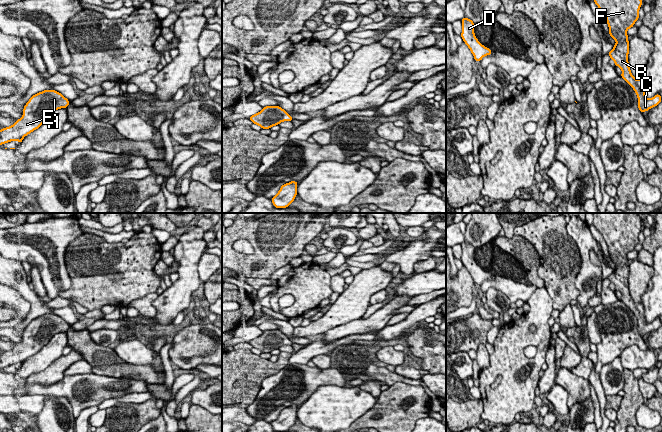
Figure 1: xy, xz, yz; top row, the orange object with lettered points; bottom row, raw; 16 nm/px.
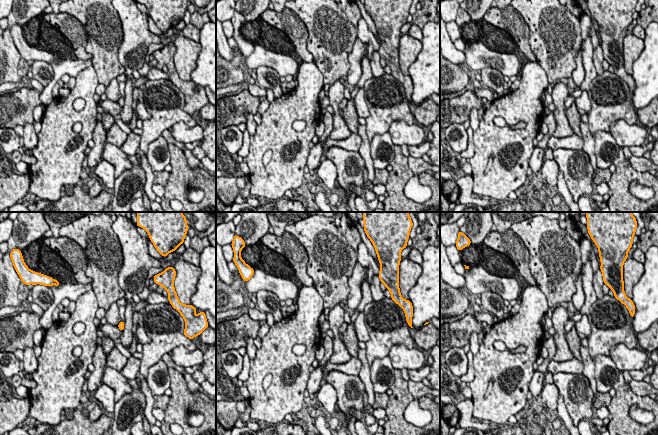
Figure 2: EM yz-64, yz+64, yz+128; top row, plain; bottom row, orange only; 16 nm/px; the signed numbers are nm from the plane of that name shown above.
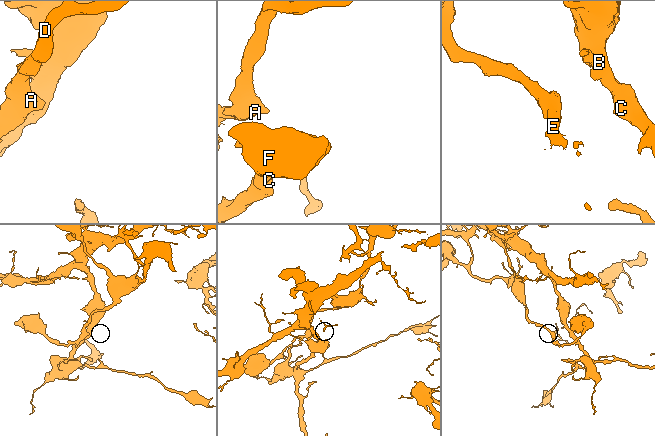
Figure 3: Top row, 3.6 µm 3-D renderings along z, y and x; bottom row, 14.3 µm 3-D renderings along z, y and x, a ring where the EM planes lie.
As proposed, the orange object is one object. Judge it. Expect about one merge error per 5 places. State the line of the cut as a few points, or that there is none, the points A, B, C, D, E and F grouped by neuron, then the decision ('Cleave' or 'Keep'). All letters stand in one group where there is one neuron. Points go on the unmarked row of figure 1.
No split. Groups: A B C D E F. Keep

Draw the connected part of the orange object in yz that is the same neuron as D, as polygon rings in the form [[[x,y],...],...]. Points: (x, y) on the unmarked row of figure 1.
[[[463,242],[462,246],[462,257],[461,262],[466,267],[470,275],[472,276],[475,285],[479,286],[486,279],[491,279],[492,276],[489,272],[483,270],[476,262],[474,258],[474,250],[472,244]]]

